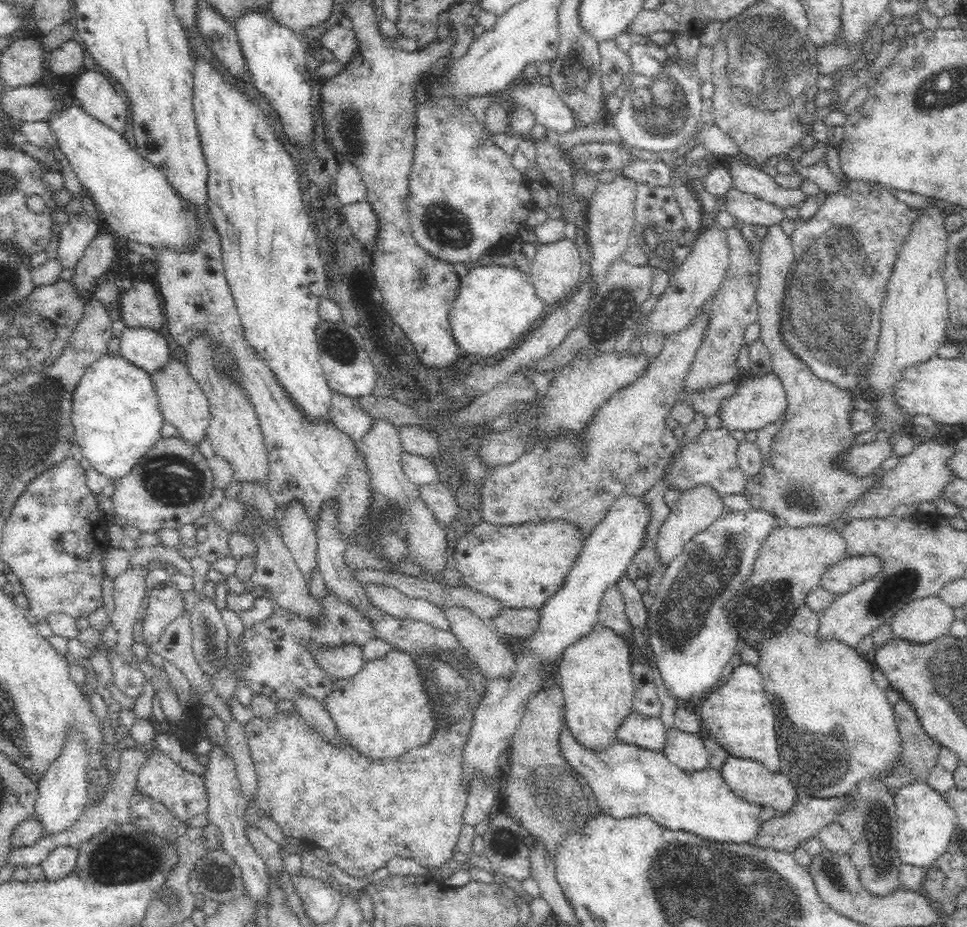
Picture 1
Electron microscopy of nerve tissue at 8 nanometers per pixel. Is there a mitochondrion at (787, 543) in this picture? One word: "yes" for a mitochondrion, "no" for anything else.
no

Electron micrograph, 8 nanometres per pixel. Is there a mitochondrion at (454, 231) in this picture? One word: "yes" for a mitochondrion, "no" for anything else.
yes

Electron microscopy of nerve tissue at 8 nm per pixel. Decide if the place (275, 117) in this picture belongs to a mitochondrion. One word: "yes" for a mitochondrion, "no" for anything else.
no

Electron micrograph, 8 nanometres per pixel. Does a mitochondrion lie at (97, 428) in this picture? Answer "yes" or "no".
no

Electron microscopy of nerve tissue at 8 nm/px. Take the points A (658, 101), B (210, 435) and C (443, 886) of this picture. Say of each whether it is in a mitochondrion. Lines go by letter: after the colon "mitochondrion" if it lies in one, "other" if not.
A: mitochondrion
B: other
C: other

